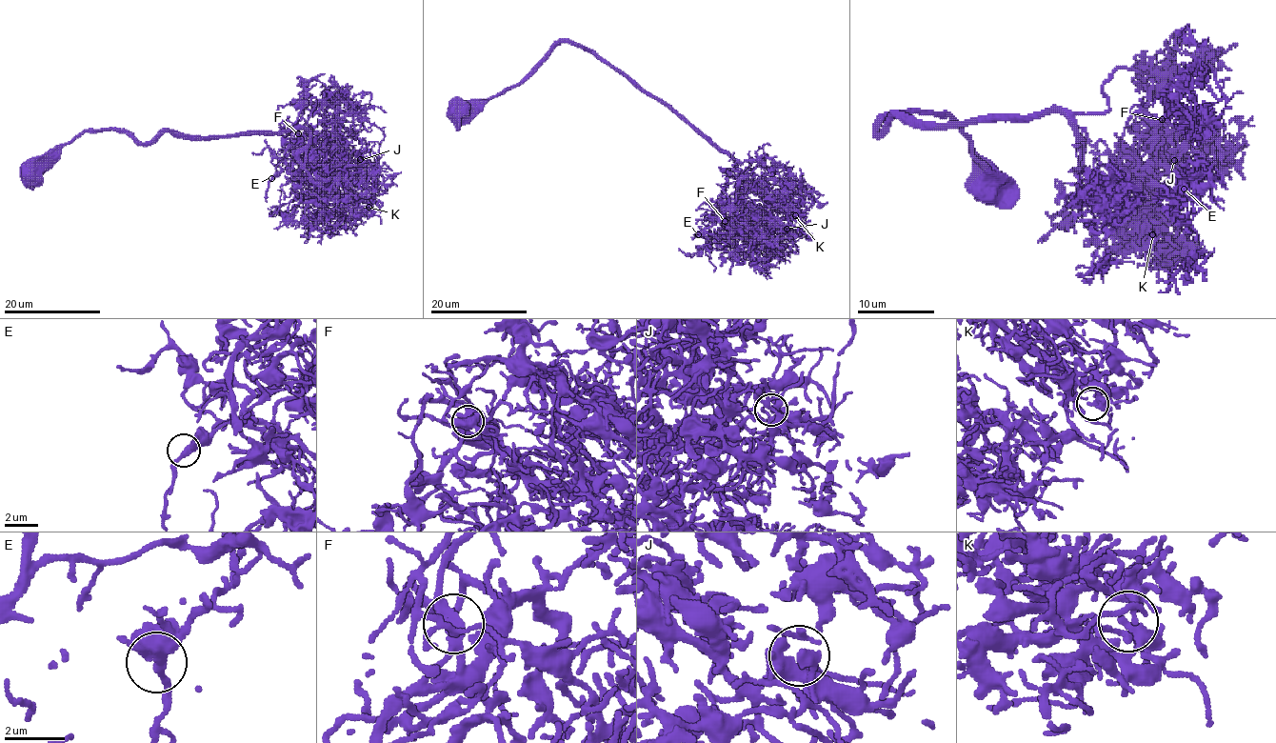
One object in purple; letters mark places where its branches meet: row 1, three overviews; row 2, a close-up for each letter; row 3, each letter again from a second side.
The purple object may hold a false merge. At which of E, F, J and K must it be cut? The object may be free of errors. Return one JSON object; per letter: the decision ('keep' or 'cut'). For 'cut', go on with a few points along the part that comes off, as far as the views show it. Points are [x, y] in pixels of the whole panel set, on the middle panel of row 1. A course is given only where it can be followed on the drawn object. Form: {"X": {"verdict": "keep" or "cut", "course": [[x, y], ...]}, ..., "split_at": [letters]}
{"E": {"verdict": "keep"}, "F": {"verdict": "keep"}, "J": {"verdict": "keep"}, "K": {"verdict": "keep"}, "split_at": []}

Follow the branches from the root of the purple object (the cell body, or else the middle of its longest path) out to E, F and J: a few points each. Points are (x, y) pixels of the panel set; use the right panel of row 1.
E: (986, 189), (947, 116), (879, 126), (1061, 112), (1091, 171), (1133, 181), (1201, 160), (1184, 189)
F: (986, 189), (973, 143), (947, 116), (894, 112), (879, 126), (1061, 112), (1091, 171), (1133, 181), (1163, 120)
J: (986, 189), (947, 116), (879, 126), (1105, 112), (1105, 82), (1133, 69), (1174, 160)

